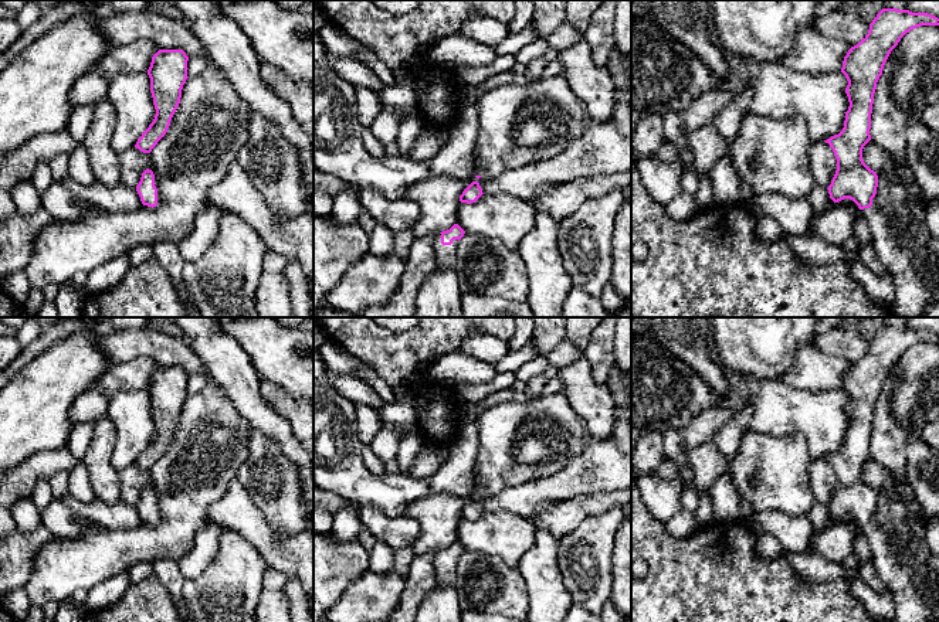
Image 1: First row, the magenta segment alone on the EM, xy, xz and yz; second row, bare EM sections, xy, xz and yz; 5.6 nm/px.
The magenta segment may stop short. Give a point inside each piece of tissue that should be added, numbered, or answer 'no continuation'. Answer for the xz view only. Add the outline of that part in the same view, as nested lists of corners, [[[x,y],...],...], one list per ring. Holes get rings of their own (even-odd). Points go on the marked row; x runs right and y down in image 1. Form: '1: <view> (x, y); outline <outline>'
1: xz (446, 255); outline [[[441,234],[434,235],[435,269],[450,268],[455,265],[458,242],[458,239],[454,239],[451,245],[443,245]]]

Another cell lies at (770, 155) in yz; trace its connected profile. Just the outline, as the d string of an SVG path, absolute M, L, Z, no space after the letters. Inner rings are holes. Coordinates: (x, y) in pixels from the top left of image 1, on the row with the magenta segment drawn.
M745 115L740 129L730 143L729 159L738 177L745 181L756 196L783 194L790 198L807 198L816 187L809 169L810 137L801 116L770 118L763 115Z

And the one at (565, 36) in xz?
M565 21L557 28L555 28L546 40L550 50L557 50L560 52L577 44L583 38L584 30L579 30L574 26Z

